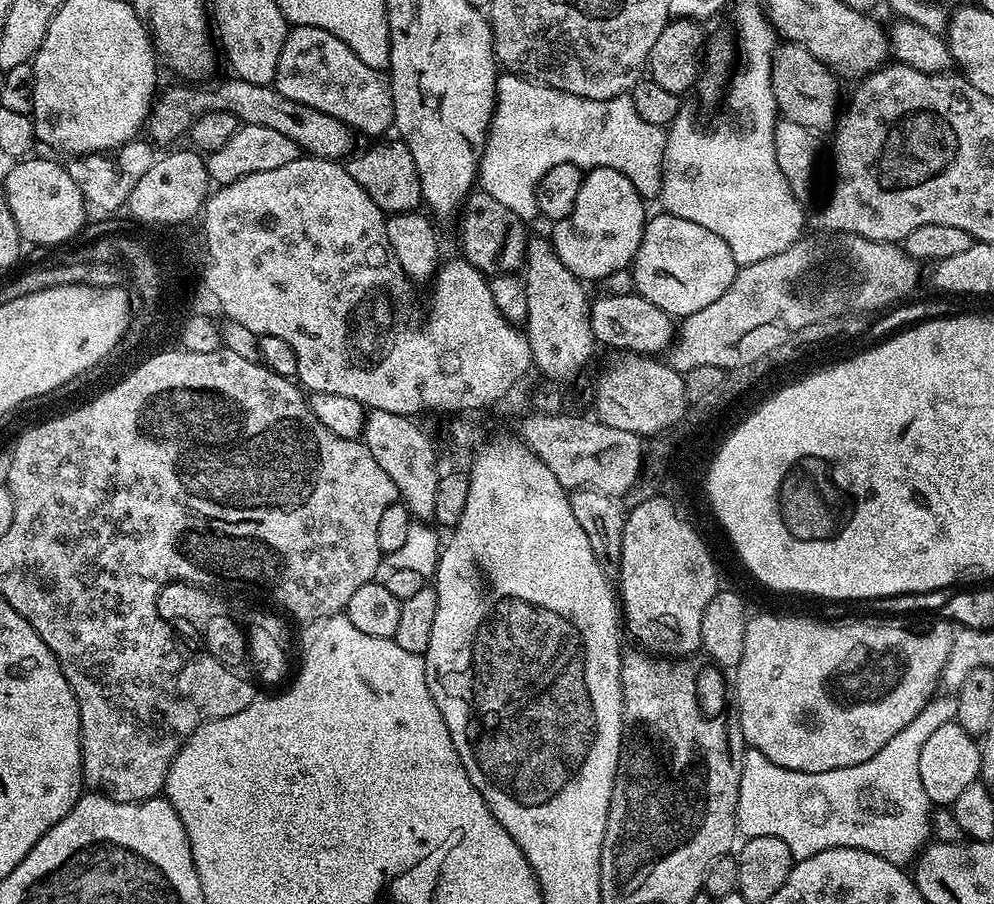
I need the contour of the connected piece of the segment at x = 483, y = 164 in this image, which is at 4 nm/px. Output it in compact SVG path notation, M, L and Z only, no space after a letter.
M500 74L496 78L496 108L492 111L492 125L488 128L484 153L480 155L478 184L483 192L490 194L490 198L502 202L502 206L507 206L526 222L537 219L536 187L542 174L546 174L546 170L551 170L553 166L563 164L573 164L581 170L618 170L618 174L626 174L626 178L634 182L640 196L656 198L659 197L662 186L665 135L665 129L661 125L646 122L646 118L638 118L638 110L634 110L631 95L615 96L609 100L591 100L523 76Z

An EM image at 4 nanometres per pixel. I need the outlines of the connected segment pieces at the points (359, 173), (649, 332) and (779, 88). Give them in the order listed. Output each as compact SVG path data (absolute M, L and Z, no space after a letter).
M399 138L381 139L379 142L372 142L369 148L353 151L347 157L346 167L350 178L374 198L374 202L385 214L397 216L403 212L415 212L421 207L424 195L420 185L418 166L414 166L414 154L404 145Z
M635 294L630 296L600 297L591 301L588 309L588 321L597 345L605 344L608 348L620 348L624 354L660 354L672 347L672 341L678 331L673 317L667 316L654 302Z
M784 42L777 47L776 53L772 55L772 89L776 99L777 113L785 120L798 122L798 126L821 130L820 128L828 127L831 129L837 123L838 111L836 112L836 107L840 104L839 83L841 84L841 81L837 79L832 69L827 68L820 60L816 60L814 54L810 54L810 50L806 50L802 46Z

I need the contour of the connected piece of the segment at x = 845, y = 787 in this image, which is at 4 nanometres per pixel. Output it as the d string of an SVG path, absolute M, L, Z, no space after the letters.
M933 695L910 726L898 730L874 758L858 766L825 772L786 770L774 766L766 754L748 748L736 807L739 835L782 838L790 846L793 861L831 848L861 848L895 864L911 865L930 840L930 801L918 775L918 754L930 734L938 726L953 723L958 714L956 695L940 695Z

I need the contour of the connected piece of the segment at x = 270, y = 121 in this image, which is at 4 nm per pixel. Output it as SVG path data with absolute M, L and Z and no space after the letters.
M227 78L228 80L209 79L195 86L172 88L164 97L155 101L154 107L146 121L146 132L157 145L172 146L180 135L187 133L192 121L207 112L229 112L240 124L254 126L270 126L270 130L278 130L278 134L286 134L307 155L319 156L321 160L343 161L353 151L353 129L343 124L330 114L322 114L322 110L314 110L302 102L294 102L294 98L286 98L274 86L255 84L245 80Z

